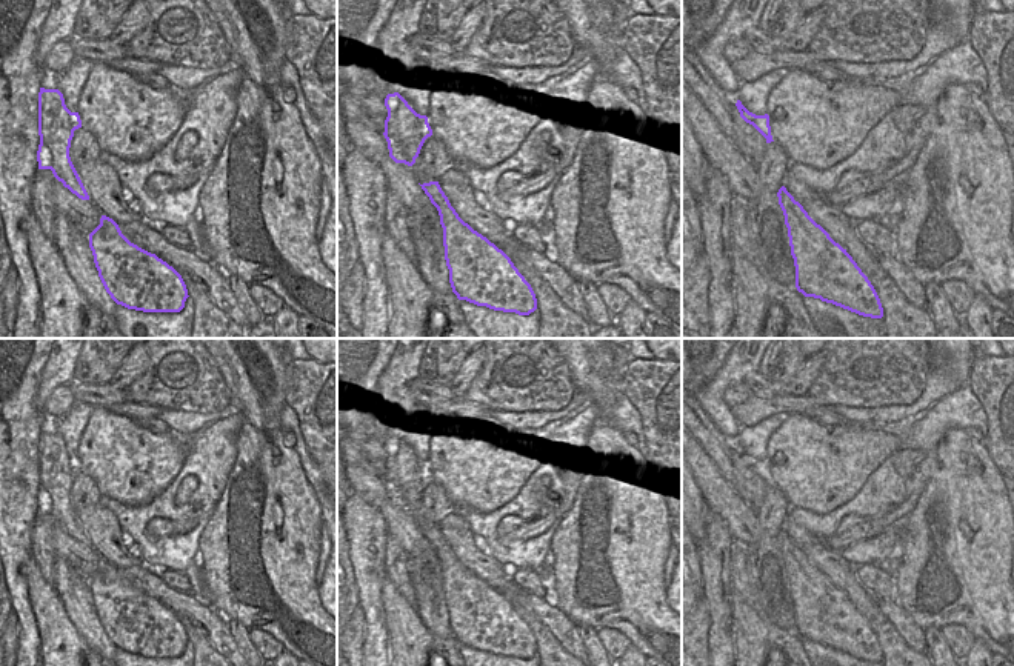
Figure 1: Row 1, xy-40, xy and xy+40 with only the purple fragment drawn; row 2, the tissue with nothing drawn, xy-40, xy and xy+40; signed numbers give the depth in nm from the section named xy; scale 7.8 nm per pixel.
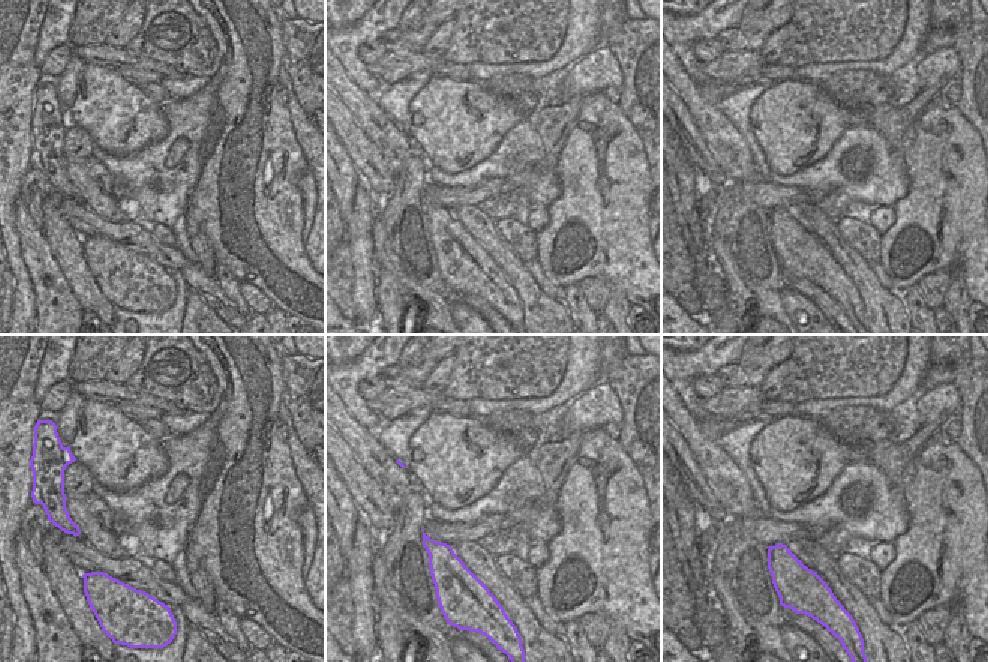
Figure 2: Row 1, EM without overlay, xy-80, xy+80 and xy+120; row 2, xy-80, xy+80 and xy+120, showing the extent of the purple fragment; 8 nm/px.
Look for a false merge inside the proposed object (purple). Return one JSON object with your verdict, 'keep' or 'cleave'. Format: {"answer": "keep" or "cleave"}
{"answer": "keep"}

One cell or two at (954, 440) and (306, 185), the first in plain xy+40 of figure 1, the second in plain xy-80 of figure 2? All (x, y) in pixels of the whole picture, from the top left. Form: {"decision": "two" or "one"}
{"decision": "two"}

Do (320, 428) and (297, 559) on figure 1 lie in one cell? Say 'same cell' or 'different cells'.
different cells

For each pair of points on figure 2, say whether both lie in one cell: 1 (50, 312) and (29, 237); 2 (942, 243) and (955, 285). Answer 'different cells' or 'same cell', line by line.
1: same cell
2: different cells

